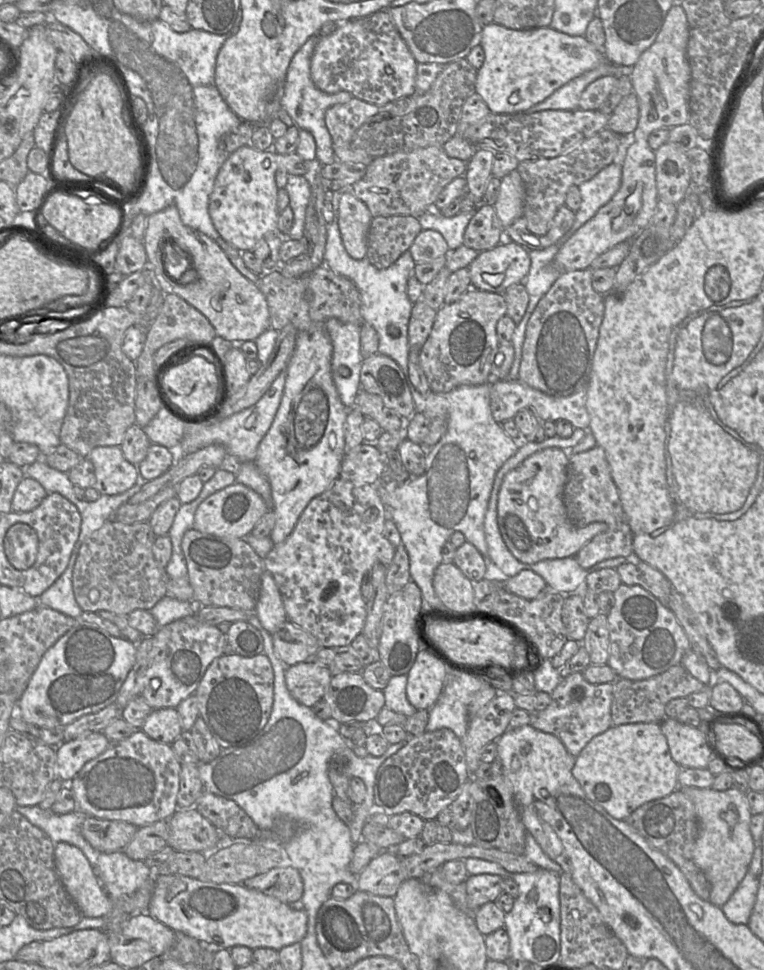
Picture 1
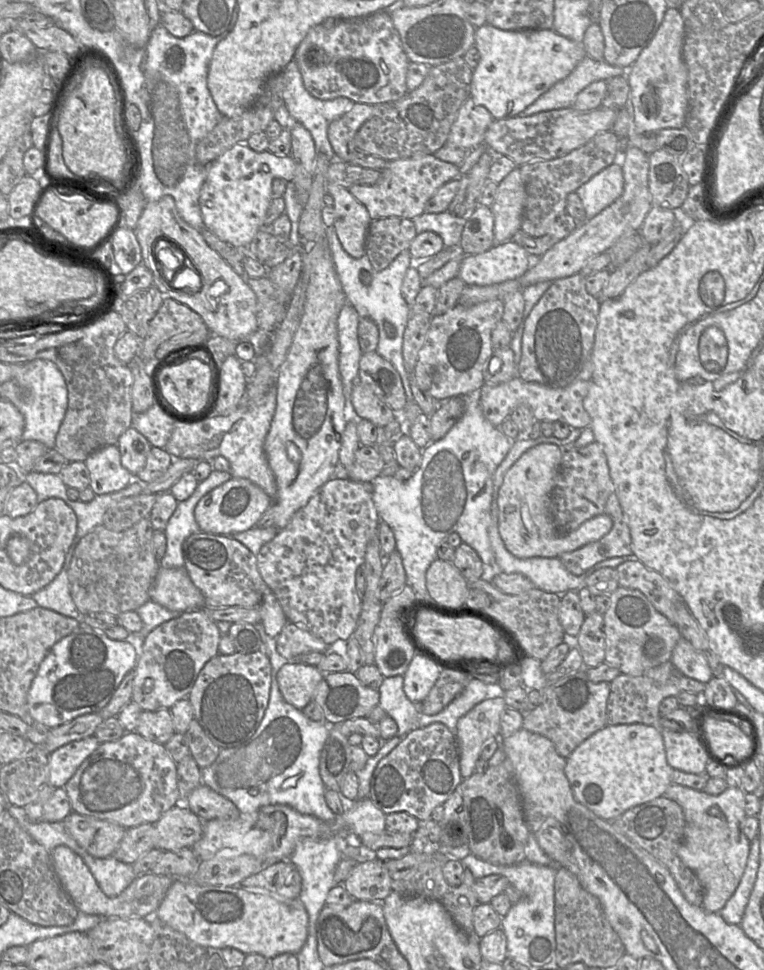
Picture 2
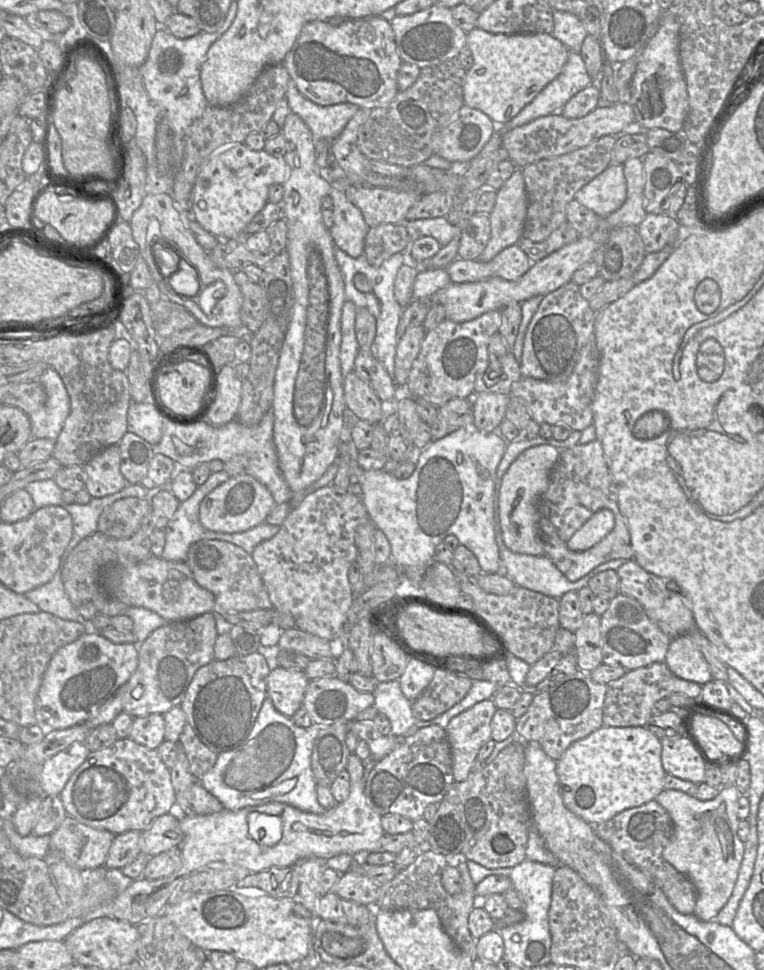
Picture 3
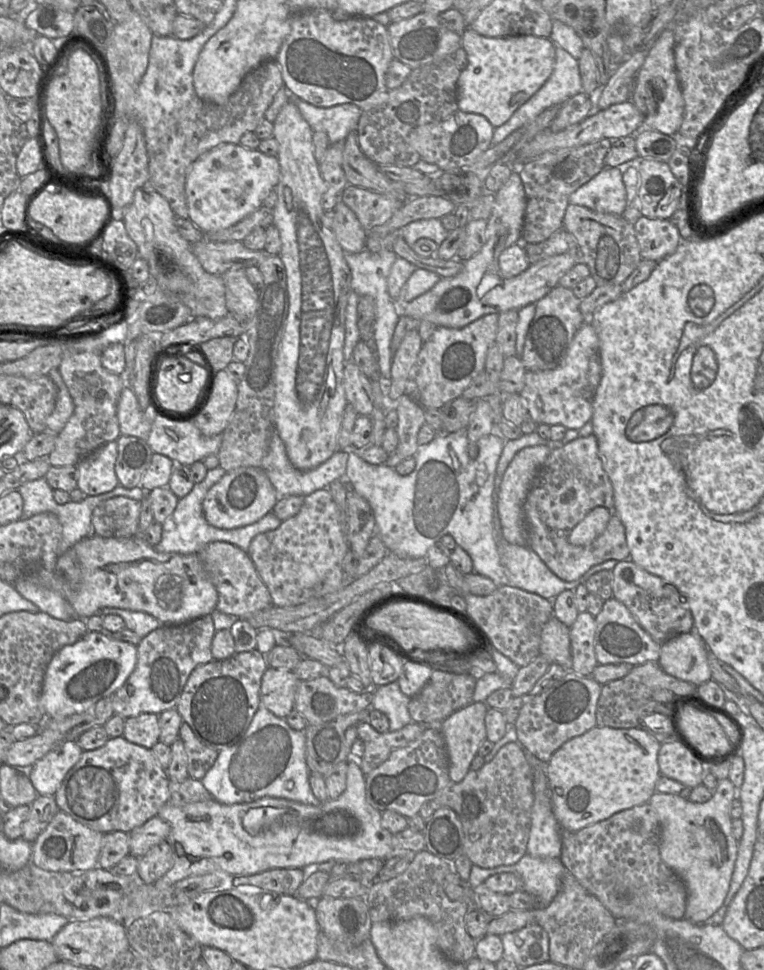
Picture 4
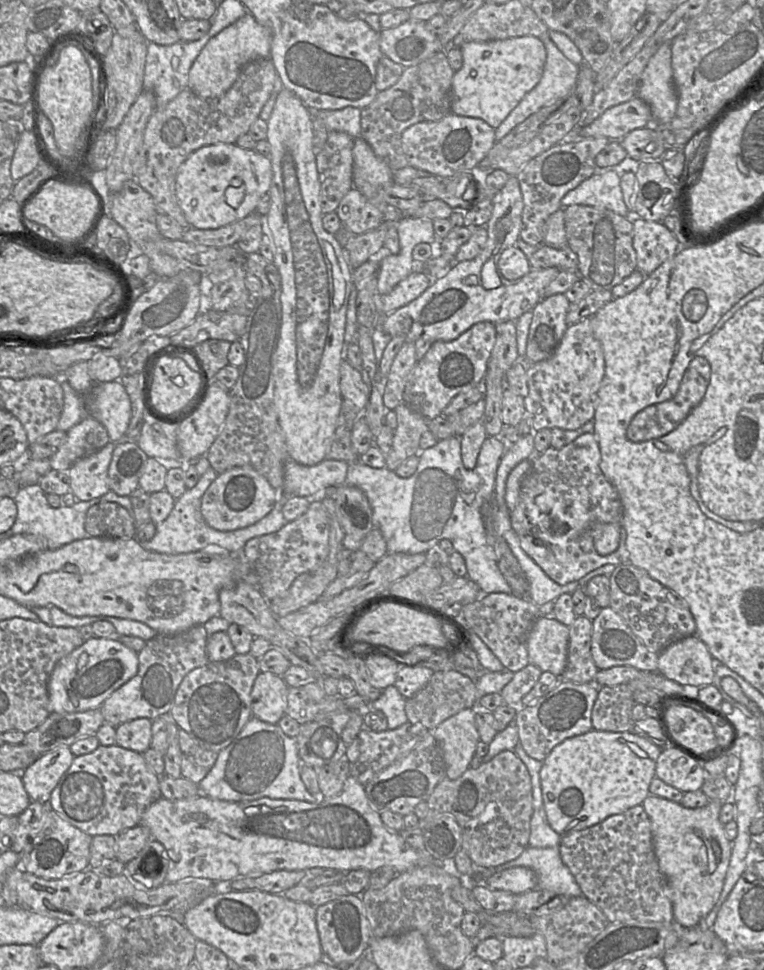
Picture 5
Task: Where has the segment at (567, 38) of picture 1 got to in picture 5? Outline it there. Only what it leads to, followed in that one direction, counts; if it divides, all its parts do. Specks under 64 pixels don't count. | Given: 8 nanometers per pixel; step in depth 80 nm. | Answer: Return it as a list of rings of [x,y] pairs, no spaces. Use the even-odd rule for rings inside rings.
[[[530,35],[466,42],[460,48],[463,66],[452,79],[451,112],[481,119],[496,129],[541,80],[547,58],[546,48],[540,38]]]

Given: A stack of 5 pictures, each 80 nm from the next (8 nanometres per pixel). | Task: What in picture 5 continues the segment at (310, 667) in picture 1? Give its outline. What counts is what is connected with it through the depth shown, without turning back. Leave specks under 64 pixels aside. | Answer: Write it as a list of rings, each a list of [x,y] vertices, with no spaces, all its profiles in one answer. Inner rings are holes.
[[[260,672],[251,692],[252,717],[277,724],[285,715],[289,687],[282,676]]]

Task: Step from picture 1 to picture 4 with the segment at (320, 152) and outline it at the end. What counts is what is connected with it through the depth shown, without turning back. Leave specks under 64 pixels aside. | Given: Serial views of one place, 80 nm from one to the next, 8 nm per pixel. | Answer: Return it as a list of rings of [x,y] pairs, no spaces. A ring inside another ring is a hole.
[[[291,96],[301,115],[313,131],[325,132],[329,145],[343,143],[348,134],[357,131],[362,110],[355,104],[316,107],[298,97]]]

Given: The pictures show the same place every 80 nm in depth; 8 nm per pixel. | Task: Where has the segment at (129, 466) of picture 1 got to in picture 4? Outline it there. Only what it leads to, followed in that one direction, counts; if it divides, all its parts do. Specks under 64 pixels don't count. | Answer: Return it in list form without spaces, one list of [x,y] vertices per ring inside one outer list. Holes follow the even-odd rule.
[[[117,441],[105,443],[77,463],[77,487],[87,496],[110,492],[119,485],[115,473],[117,445]]]

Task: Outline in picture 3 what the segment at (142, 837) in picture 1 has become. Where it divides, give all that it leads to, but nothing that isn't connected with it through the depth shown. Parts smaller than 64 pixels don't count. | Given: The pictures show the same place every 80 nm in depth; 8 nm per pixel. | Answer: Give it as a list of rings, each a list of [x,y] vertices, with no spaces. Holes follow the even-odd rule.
[[[137,830],[115,835],[107,859],[102,867],[121,869],[131,863],[141,853],[140,838],[141,832]]]

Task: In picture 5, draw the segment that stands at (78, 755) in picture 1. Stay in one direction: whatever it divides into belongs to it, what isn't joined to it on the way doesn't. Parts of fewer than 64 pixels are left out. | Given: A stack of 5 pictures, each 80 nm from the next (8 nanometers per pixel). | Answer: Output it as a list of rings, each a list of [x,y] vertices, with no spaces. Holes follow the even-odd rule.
[[[61,746],[42,754],[24,770],[12,771],[22,778],[31,801],[47,803],[51,792],[69,769],[74,755],[70,746]]]

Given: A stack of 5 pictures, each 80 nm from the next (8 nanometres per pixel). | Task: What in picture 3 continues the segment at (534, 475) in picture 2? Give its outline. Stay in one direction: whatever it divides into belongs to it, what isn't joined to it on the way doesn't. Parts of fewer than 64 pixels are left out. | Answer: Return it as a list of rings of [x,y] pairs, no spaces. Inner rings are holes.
[[[548,444],[524,450],[505,472],[499,493],[499,514],[502,538],[513,552],[528,555],[545,555],[540,536],[540,500],[549,485],[550,473],[560,451]],[[600,509],[594,513],[567,541],[572,551],[584,551],[608,535],[615,525],[614,514],[609,509]]]

